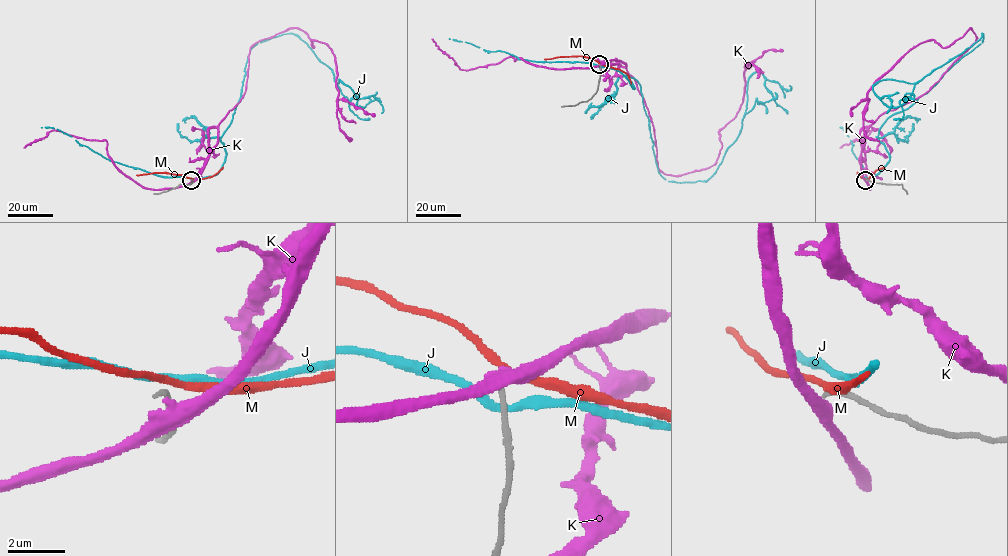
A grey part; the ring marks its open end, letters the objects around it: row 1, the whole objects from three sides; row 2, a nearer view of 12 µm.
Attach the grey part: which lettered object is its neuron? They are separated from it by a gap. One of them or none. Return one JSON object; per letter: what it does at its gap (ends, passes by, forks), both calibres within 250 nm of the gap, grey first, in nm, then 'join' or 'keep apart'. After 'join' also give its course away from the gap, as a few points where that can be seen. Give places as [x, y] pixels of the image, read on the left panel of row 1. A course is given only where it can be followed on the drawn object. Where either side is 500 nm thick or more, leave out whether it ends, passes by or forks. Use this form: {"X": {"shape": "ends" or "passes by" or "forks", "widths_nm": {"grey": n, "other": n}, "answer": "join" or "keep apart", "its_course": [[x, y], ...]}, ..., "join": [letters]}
{"J": {"shape": "passes by", "widths_nm": {"grey": 170, "other": 240}, "answer": "keep apart"}, "K": {"shape": "passes by", "widths_nm": {"grey": 170, "other": 320}, "answer": "keep apart"}, "M": {"shape": "passes by", "widths_nm": {"grey": 170, "other": 220}, "answer": "keep apart"}, "join": []}

